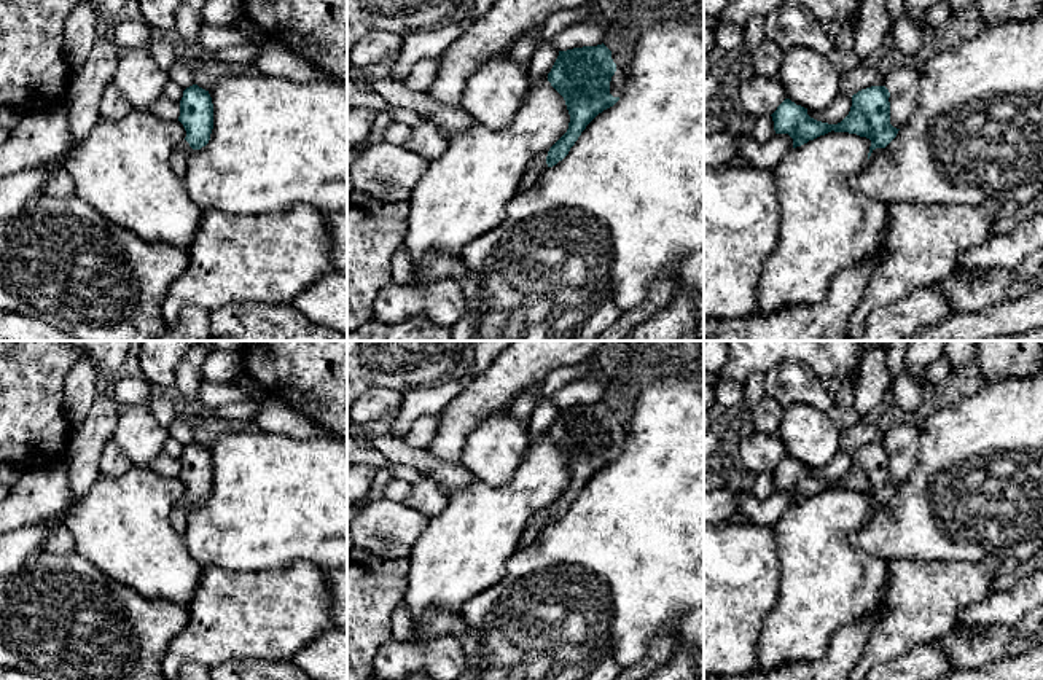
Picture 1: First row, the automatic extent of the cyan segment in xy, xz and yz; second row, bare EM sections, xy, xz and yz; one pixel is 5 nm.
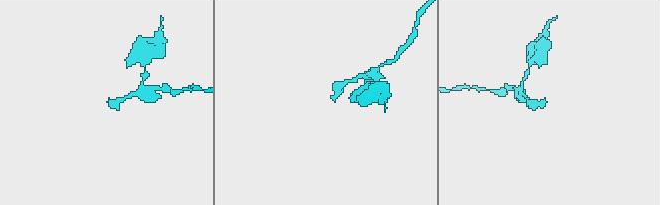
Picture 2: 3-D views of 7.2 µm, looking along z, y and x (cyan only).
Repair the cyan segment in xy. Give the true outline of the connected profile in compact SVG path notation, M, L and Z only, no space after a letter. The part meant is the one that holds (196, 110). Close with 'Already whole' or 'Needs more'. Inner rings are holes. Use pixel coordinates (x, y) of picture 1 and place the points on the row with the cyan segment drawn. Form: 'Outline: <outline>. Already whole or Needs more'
Outline: M197 84L186 88L180 100L178 121L183 124L186 137L175 145L170 166L177 177L185 178L191 151L205 147L213 129L213 104L209 91Z. Needs more

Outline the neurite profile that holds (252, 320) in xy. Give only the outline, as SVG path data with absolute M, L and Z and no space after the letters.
M228 304L210 312L212 336L229 341L347 341L314 323L293 304Z

